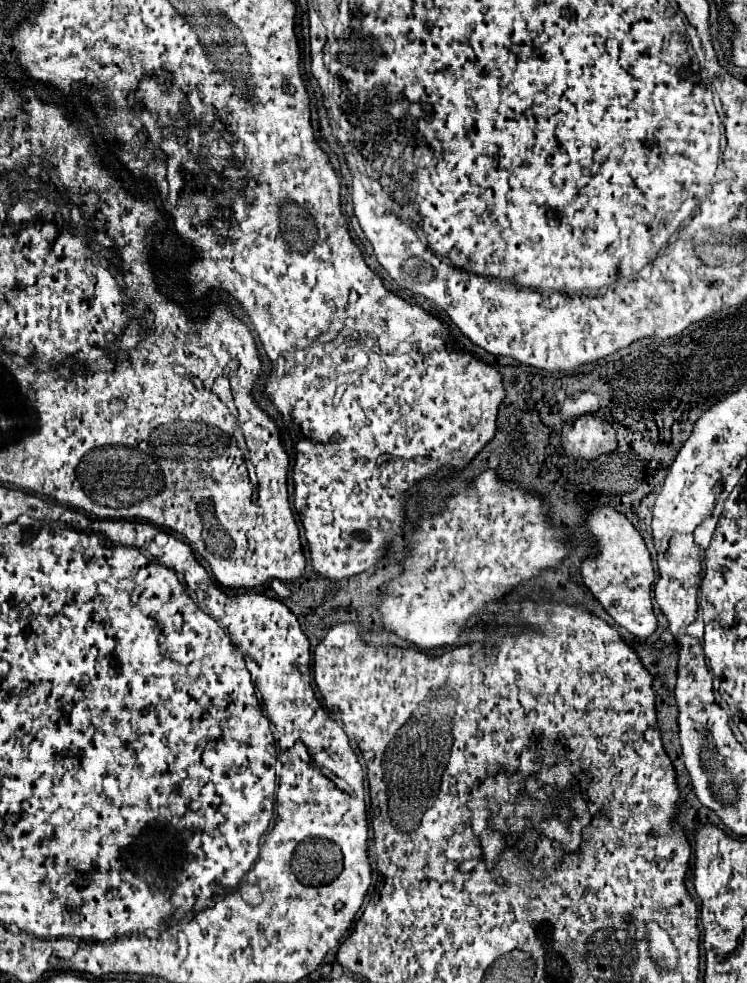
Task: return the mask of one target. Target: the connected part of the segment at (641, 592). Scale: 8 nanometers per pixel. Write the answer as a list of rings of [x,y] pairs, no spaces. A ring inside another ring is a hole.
[[[592,507],[586,511],[584,523],[594,537],[598,547],[598,555],[594,559],[582,561],[580,573],[584,577],[584,585],[592,591],[592,595],[602,603],[606,613],[632,635],[644,639],[654,633],[656,617],[652,611],[650,591],[654,583],[654,567],[650,553],[644,545],[644,539],[634,529],[634,525],[612,507]]]

